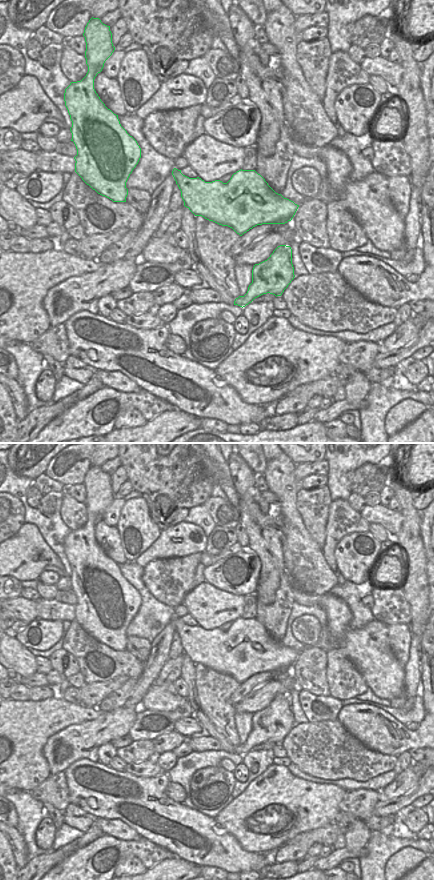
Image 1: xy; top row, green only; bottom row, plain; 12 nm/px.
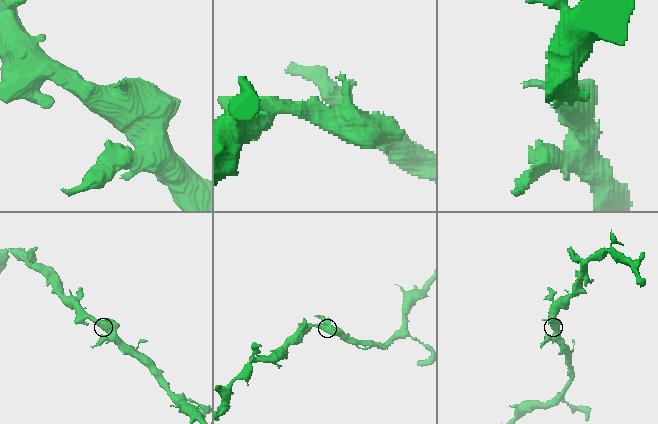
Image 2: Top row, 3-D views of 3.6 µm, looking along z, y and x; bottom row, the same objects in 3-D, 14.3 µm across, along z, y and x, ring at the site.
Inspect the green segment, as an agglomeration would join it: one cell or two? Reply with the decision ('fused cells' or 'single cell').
single cell

